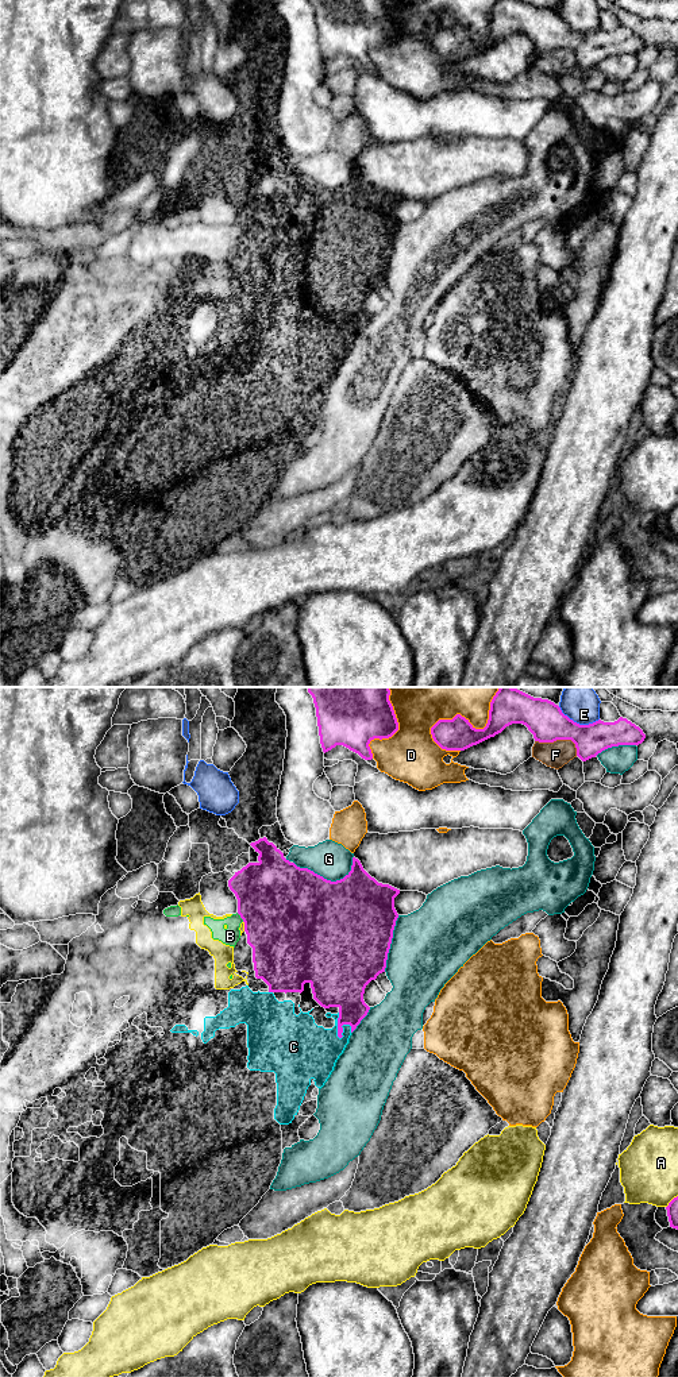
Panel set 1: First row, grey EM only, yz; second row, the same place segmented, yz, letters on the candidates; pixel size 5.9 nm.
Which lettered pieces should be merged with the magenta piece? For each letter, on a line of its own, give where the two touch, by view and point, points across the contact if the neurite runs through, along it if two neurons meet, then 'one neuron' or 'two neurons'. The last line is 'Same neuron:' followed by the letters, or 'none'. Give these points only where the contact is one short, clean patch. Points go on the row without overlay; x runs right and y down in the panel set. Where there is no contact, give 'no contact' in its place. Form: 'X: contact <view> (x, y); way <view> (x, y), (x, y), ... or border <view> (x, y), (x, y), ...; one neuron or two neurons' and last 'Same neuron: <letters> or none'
A: contact yz (670, 510); two neurons
B: contact yz (241, 226); two neurons
C: contact yz (338, 335); one neuron
D: contact yz (469, 31); two neurons
E: contact yz (578, 33); two neurons
F: contact yz (561, 47); border yz (535, 49), (570, 49), (577, 64); two neurons
G: contact yz (328, 189); two neurons
Same neuron: C

